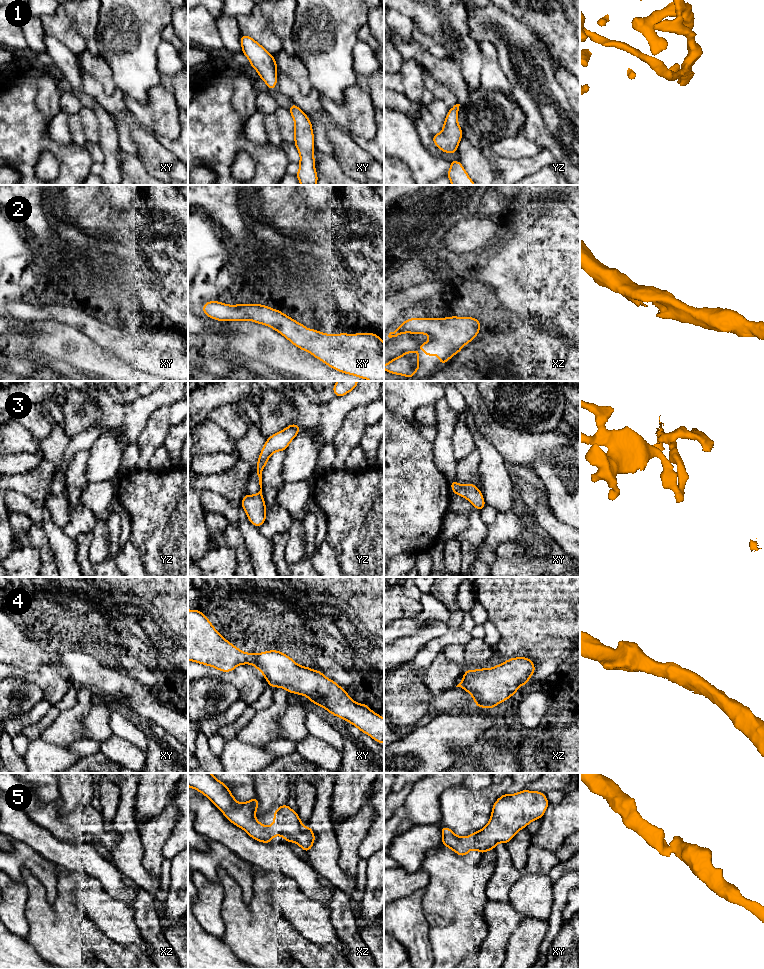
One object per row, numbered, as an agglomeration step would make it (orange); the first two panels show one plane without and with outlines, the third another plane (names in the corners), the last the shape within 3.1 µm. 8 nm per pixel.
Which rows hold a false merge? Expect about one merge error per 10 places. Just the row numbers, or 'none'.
none

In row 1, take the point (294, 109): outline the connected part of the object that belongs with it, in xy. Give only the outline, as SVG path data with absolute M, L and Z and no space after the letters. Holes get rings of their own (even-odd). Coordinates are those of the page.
M292 103L288 109L295 123L294 144L300 154L299 170L295 174L301 185L316 185L318 175L315 170L314 133L308 116Z

